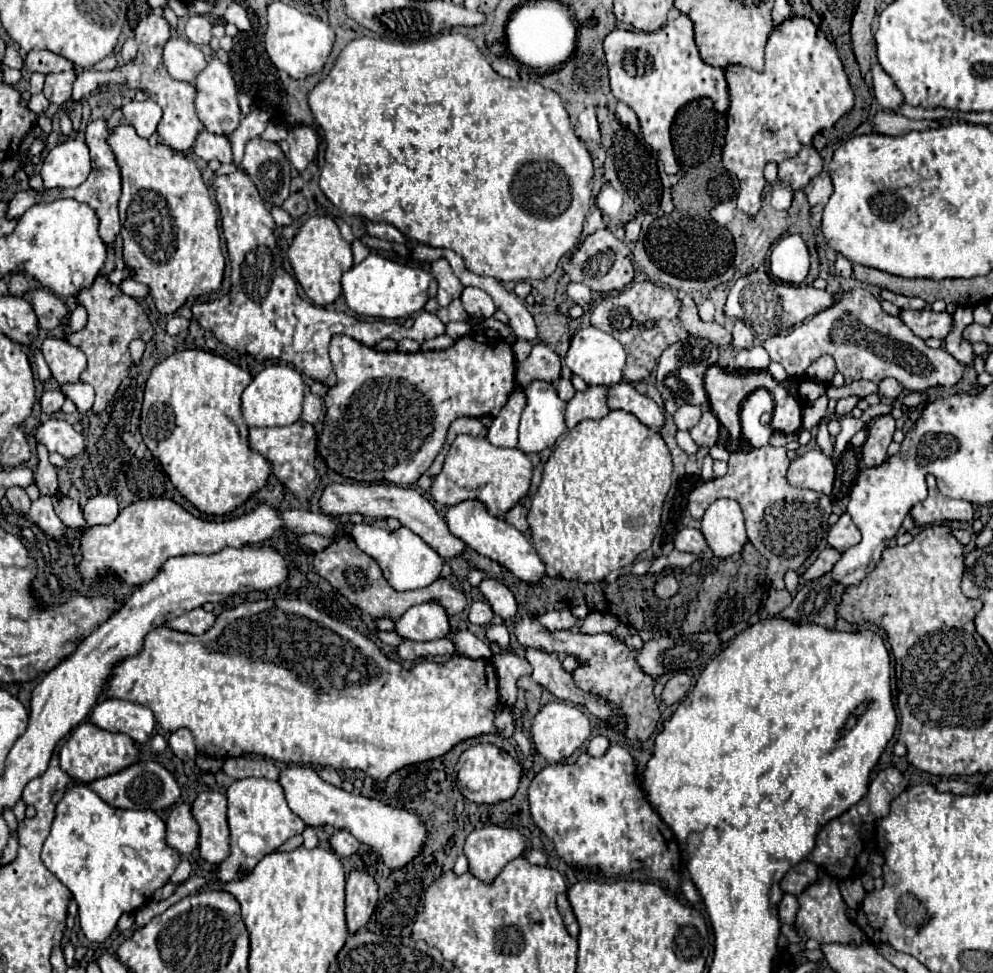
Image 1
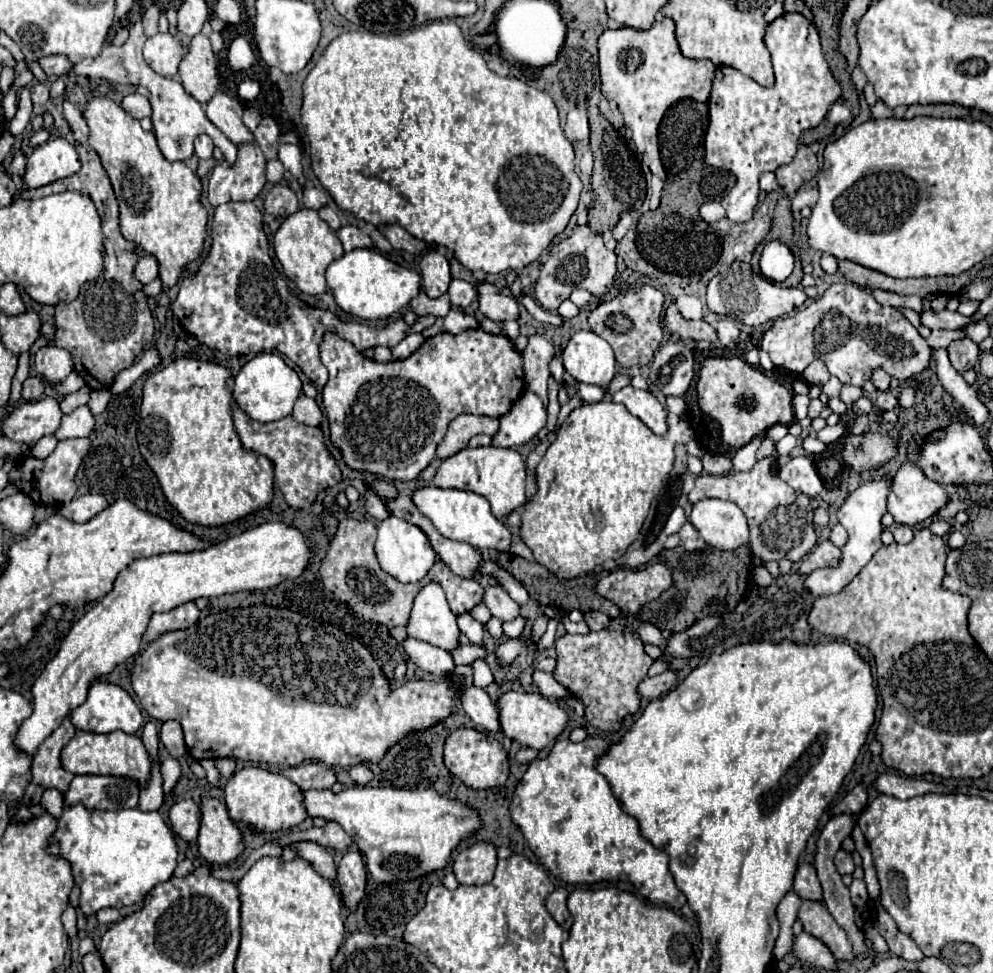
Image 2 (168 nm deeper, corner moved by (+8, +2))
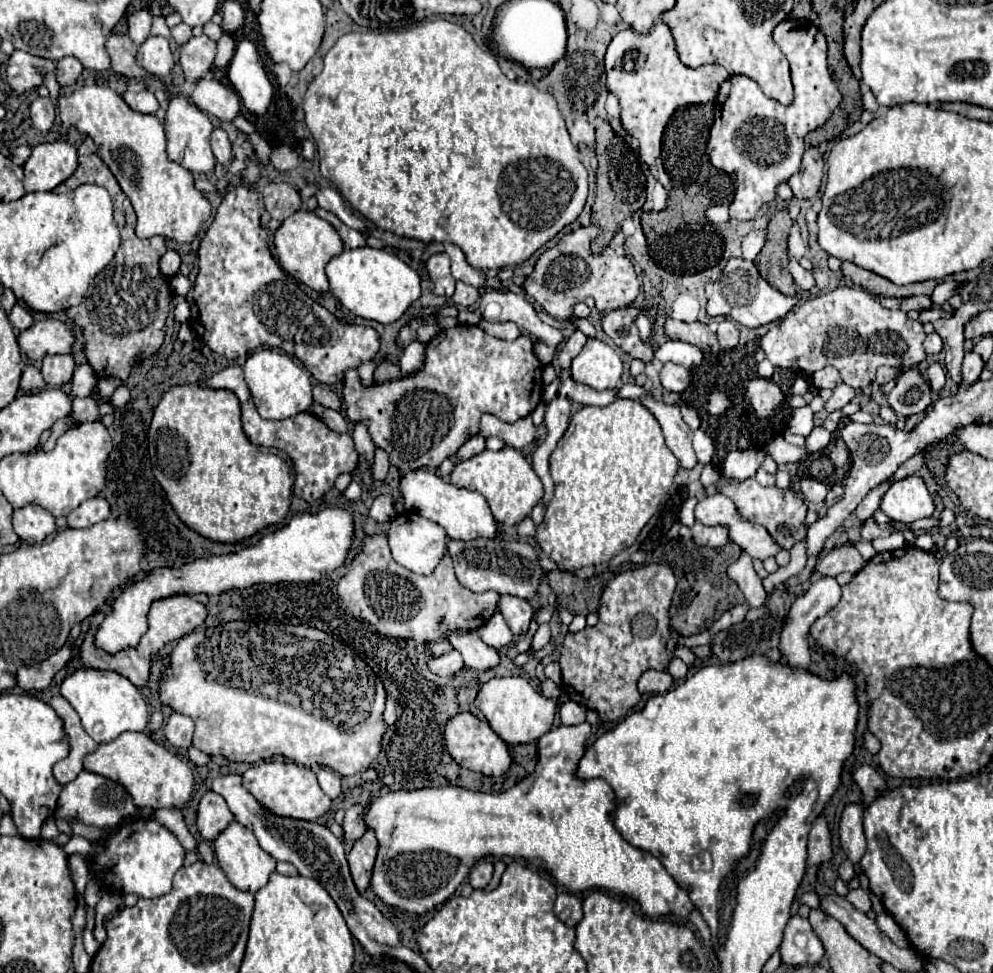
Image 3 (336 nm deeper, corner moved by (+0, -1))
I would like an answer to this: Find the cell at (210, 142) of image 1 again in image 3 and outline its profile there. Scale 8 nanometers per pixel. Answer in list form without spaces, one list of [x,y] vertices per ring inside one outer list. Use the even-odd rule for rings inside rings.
[[[215,129],[211,133],[211,149],[213,149],[213,155],[217,159],[217,163],[229,163],[231,159],[231,143],[227,139],[227,133],[223,129]]]

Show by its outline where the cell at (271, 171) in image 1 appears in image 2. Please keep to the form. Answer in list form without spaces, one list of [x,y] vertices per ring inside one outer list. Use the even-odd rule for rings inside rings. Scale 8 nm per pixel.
[[[217,92],[207,104],[205,104],[207,118],[235,144],[247,144],[253,142],[253,134],[243,126],[241,114],[243,104],[237,98],[227,96],[225,92]]]

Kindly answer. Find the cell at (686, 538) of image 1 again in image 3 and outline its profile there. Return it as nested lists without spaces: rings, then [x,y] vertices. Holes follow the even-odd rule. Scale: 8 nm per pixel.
[[[695,523],[691,527],[691,535],[697,545],[705,547],[723,547],[729,541],[725,527],[705,527],[701,523]]]

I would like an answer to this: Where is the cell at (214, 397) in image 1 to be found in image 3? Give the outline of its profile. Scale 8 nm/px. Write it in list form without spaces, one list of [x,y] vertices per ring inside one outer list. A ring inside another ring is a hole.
[[[185,383],[185,385],[175,385],[171,387],[159,401],[159,405],[153,411],[153,421],[149,427],[149,457],[151,457],[151,467],[153,467],[153,475],[155,479],[161,483],[169,503],[173,505],[175,513],[179,515],[179,519],[193,531],[201,533],[207,539],[213,541],[221,541],[221,543],[237,543],[243,541],[251,535],[255,535],[259,529],[267,527],[267,525],[275,525],[281,523],[289,511],[289,503],[291,503],[291,487],[293,487],[293,477],[291,477],[291,465],[279,457],[275,451],[273,455],[263,453],[257,445],[253,445],[243,429],[241,429],[241,407],[239,407],[239,399],[227,391],[227,389],[209,389],[209,387],[201,387],[201,385],[193,385],[193,383]]]

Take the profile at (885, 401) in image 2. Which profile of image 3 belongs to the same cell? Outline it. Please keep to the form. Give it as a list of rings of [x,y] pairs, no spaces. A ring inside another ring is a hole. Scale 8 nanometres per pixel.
[[[909,369],[897,379],[897,385],[887,395],[887,401],[897,415],[909,417],[913,413],[923,413],[933,399],[929,383],[923,375],[917,369]]]

